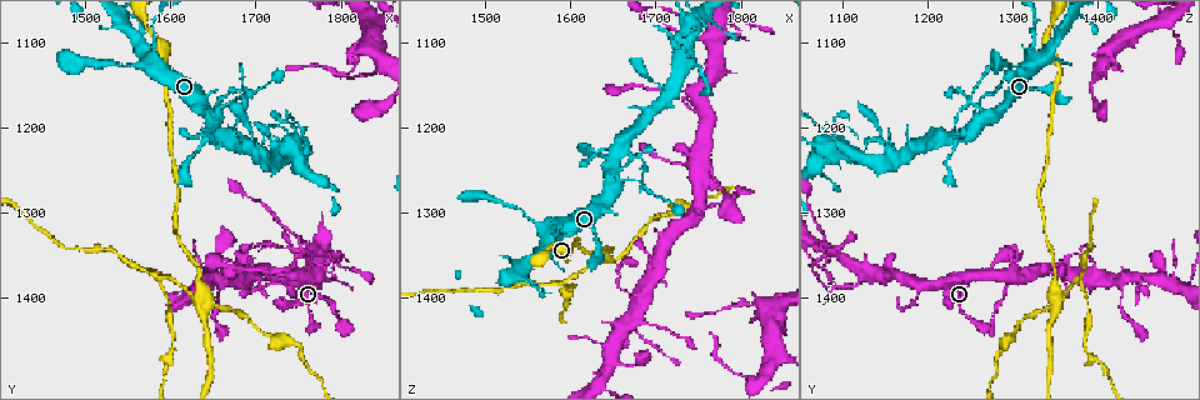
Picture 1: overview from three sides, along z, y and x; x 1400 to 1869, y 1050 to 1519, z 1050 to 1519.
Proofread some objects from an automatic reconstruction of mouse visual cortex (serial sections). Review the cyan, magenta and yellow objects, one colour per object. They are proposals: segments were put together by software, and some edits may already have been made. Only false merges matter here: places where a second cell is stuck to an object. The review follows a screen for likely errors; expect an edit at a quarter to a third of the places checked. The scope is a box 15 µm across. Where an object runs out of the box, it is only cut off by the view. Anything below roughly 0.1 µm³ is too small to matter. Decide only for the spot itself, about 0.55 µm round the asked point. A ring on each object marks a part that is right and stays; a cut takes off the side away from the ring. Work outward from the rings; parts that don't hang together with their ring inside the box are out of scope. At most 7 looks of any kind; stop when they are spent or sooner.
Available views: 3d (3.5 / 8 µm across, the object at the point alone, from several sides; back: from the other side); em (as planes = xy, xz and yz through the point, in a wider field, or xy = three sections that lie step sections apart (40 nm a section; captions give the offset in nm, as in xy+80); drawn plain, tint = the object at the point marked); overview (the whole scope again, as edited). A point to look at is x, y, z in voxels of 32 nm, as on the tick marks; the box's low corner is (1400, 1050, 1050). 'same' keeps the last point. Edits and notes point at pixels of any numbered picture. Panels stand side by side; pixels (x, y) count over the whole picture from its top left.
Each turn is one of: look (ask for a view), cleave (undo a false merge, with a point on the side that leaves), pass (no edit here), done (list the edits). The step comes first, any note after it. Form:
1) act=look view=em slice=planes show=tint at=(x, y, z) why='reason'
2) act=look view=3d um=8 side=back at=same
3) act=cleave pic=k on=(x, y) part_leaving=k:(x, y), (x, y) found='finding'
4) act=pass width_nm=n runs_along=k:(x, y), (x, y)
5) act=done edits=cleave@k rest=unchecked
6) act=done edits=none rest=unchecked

act=look view=em slice=xy step=1 show=tint at=(1565, 1125, 1315)

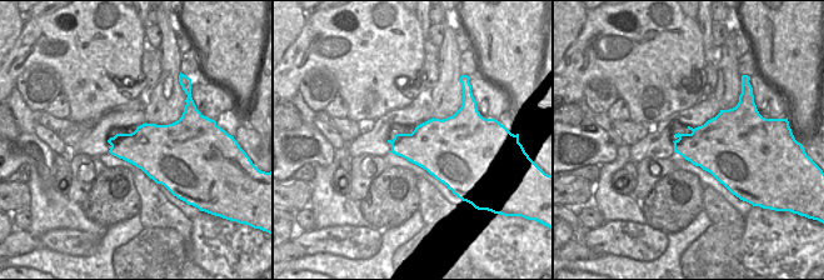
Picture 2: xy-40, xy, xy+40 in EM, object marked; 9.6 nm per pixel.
act=look view=3d um=3.5 at=same

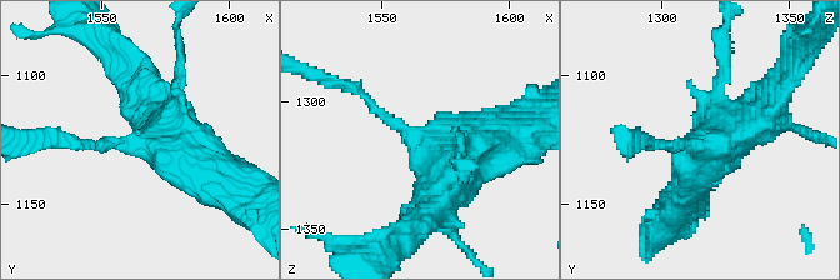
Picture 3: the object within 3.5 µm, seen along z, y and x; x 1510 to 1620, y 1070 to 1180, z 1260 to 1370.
act=pass found='one cell here'

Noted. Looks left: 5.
act=look view=3d um=3.5 at=(1755, 1380, 1295) why='three-way junction'

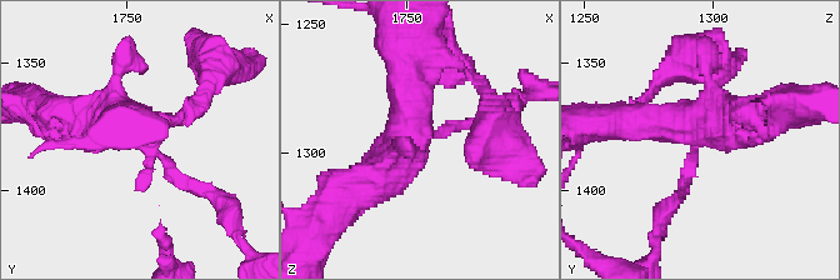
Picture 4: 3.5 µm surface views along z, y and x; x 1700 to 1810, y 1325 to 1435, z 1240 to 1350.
act=look view=em slice=planes show=tint at=(1755, 1379, 1293)

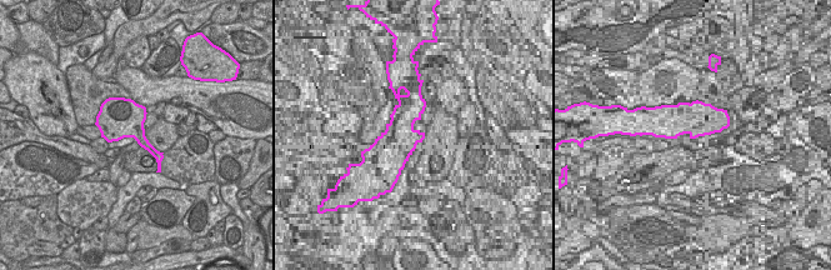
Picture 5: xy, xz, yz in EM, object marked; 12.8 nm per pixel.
act=pass runs_along=4:(408, 49), (404, 148), (350, 195) found='continuous, no second cell'

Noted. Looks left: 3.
act=look view=3d um=3.5 at=(1770, 1340, 1085)

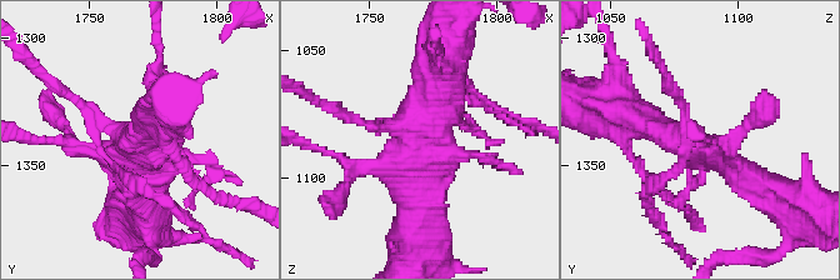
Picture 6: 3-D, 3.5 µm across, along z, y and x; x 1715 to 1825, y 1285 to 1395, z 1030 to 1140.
act=cleave pic=6 on=(670, 174) part_leaving=6:(685, 125), (679, 94), (650, 44) found='two cells meet here'

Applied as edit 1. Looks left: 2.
act=done edits=cleave@6 rest=unchecked

